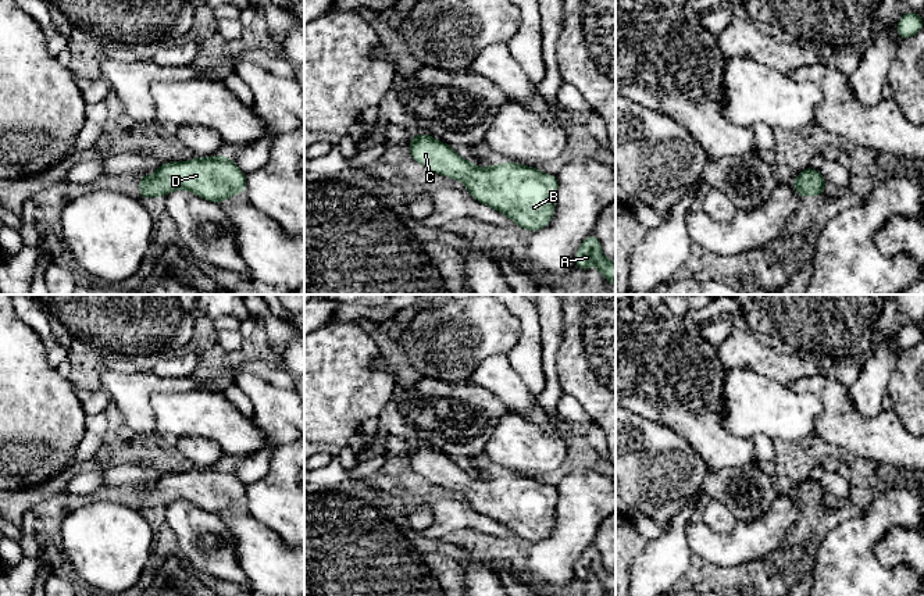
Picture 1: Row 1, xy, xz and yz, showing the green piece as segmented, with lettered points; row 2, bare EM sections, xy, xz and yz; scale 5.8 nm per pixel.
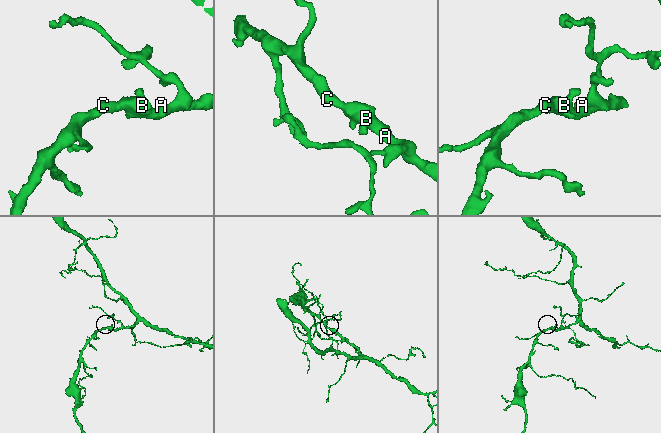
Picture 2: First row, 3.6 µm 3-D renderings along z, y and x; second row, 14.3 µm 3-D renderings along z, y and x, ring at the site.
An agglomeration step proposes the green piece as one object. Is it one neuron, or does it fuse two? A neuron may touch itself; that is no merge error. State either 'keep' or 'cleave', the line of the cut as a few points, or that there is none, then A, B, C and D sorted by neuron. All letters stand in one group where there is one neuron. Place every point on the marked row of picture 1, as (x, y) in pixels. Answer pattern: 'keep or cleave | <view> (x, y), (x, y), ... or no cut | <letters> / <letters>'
keep | no cut | A B C D

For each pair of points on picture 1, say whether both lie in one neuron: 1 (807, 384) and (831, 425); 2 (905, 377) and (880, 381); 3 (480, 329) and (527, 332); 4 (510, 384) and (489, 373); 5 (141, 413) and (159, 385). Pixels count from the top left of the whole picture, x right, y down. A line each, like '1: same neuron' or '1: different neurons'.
1: same neuron
2: different neurons
3: different neurons
4: same neuron
5: same neuron

